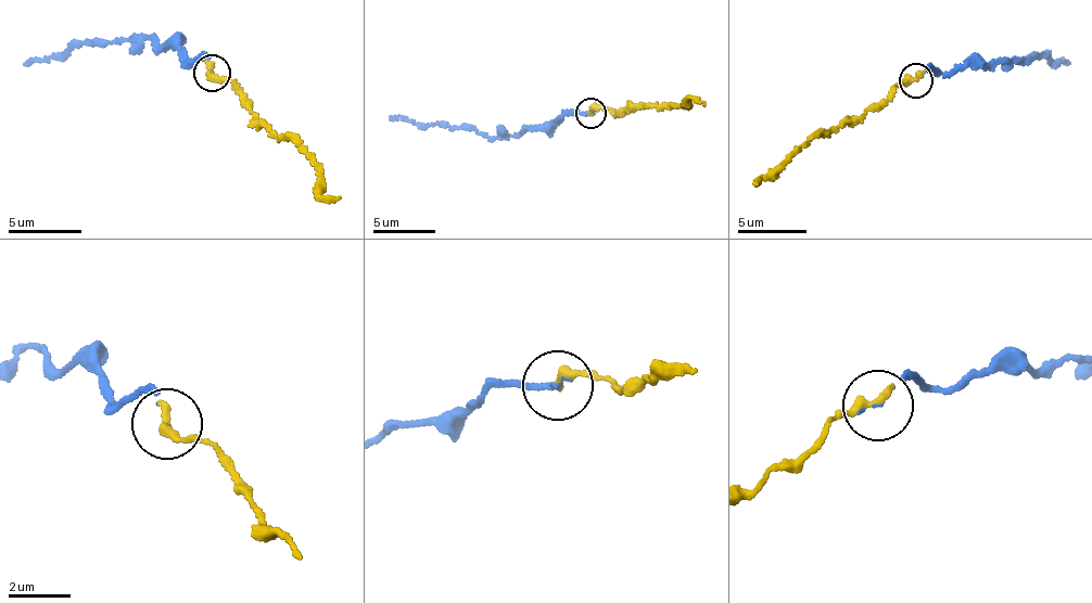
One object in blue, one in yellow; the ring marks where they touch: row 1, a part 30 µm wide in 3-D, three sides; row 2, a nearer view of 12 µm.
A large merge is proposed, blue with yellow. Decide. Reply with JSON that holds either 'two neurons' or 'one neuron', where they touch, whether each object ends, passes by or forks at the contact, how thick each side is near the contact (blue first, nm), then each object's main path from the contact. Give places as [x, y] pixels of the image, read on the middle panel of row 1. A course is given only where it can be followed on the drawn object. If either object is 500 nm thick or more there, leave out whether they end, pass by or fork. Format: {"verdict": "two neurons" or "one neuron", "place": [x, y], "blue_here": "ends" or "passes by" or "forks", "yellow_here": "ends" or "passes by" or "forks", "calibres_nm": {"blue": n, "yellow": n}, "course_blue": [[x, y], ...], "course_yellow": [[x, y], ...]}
{"verdict": "one neuron", "place": [591, 113], "blue_here": "ends", "yellow_here": "ends", "calibres_nm": {"blue": 70, "yellow": 340}, "course_blue": [[591, 113], [560, 116], [547, 124], [503, 138], [390, 116]], "course_yellow": [[591, 113], [601, 106], [614, 110], [650, 105], [684, 107], [690, 97], [703, 105]]}

